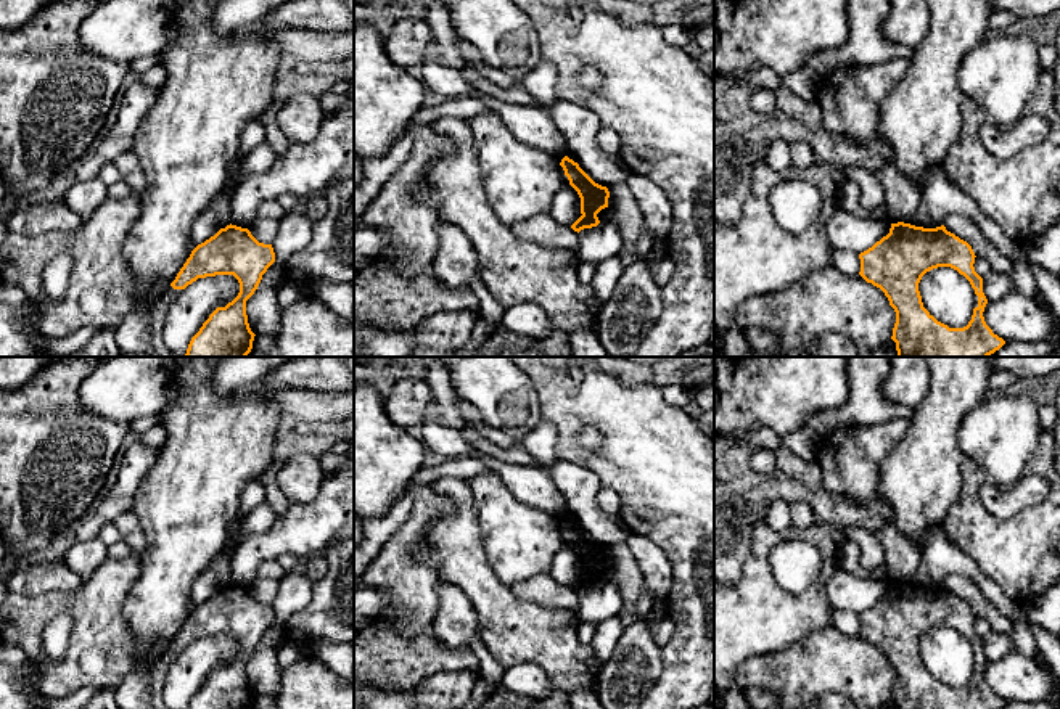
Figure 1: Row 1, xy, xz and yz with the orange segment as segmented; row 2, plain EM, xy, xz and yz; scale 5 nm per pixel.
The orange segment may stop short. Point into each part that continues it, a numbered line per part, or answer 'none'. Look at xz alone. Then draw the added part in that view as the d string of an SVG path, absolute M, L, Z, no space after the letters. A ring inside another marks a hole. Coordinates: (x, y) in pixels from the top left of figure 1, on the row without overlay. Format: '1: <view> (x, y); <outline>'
none

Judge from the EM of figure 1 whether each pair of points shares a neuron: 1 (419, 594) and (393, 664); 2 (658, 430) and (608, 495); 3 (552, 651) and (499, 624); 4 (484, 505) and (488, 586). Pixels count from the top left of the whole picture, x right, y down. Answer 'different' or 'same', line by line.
1: different
2: different
3: same
4: different

